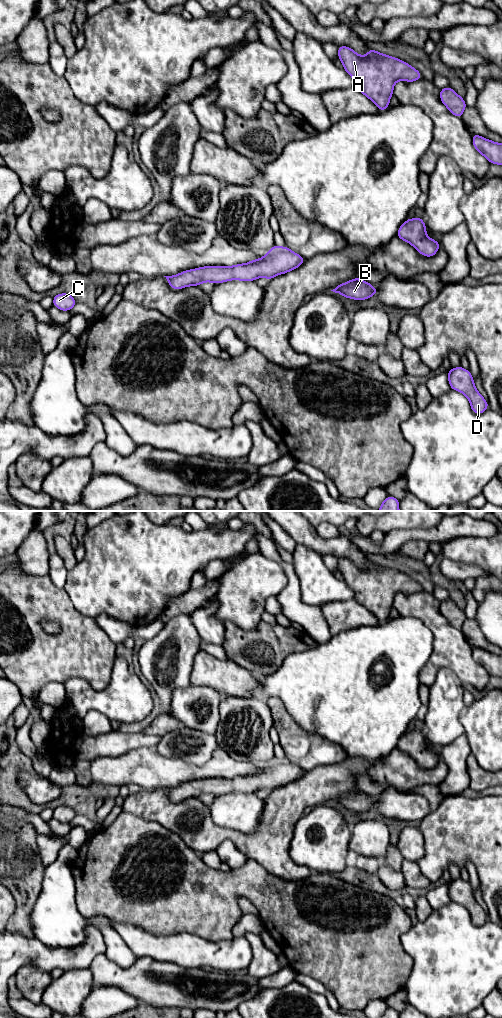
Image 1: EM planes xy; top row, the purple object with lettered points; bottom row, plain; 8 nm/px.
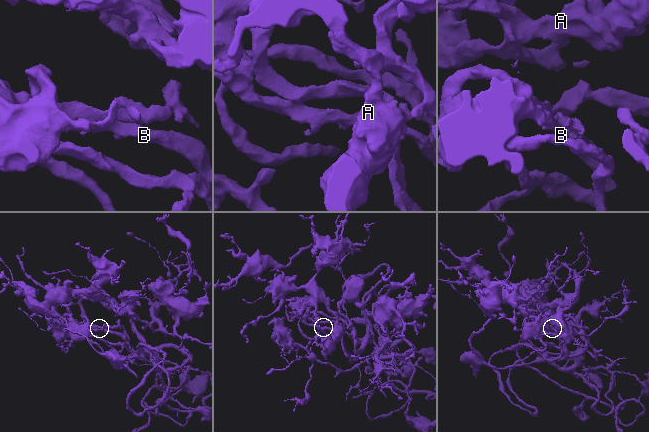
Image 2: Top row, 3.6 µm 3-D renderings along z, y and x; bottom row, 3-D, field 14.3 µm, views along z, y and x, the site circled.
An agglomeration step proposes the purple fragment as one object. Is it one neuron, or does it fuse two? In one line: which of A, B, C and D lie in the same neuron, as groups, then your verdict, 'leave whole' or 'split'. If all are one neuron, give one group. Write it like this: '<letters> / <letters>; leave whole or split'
A B C D; leave whole

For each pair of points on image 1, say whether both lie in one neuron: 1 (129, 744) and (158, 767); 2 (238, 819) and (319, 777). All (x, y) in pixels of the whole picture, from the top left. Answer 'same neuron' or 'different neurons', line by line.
1: different neurons
2: different neurons

